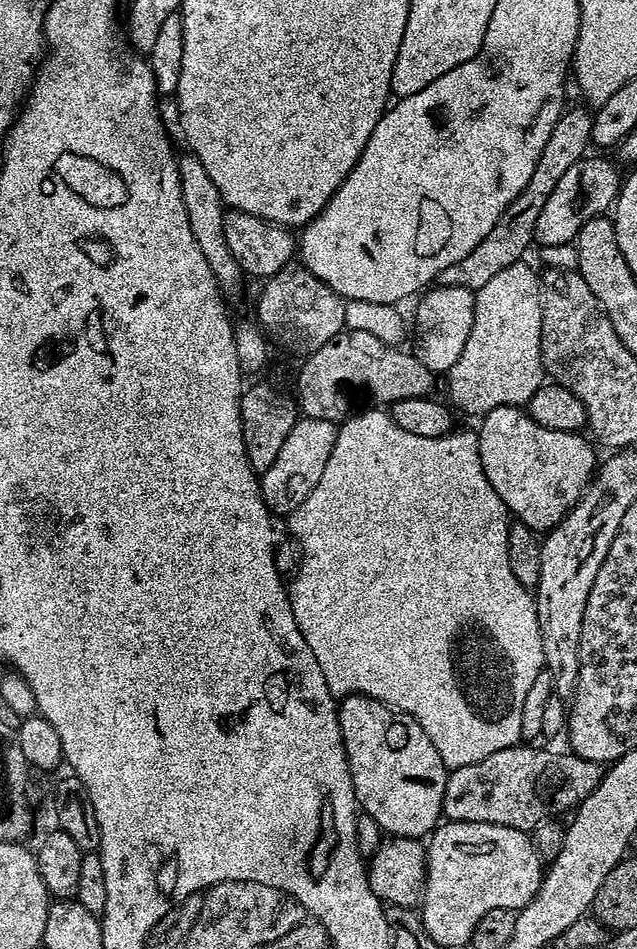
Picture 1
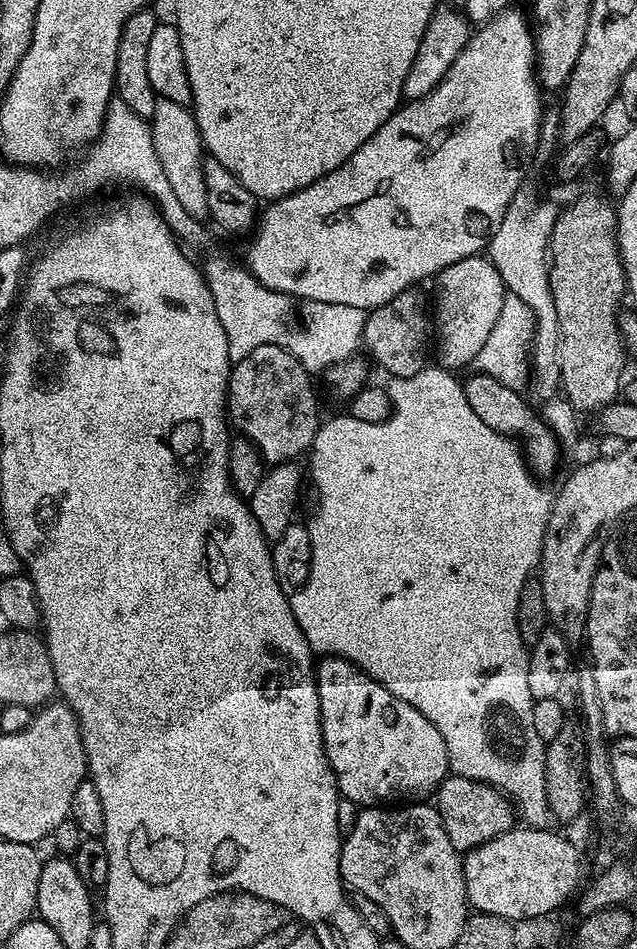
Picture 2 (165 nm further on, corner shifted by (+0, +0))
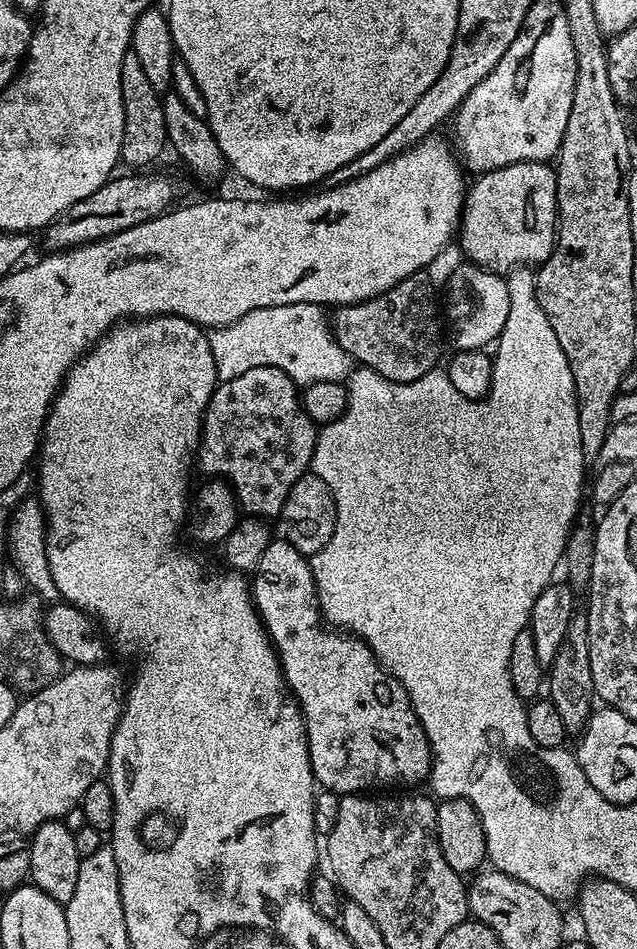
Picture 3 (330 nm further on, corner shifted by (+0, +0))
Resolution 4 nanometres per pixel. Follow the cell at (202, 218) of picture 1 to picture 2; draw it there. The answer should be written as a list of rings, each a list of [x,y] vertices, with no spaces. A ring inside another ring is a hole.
[[[157,99],[150,124],[152,124],[150,150],[158,154],[158,162],[162,162],[162,174],[166,174],[166,183],[170,186],[170,190],[174,190],[174,198],[182,202],[182,210],[186,210],[186,214],[197,218],[207,217],[208,203],[204,178],[206,153],[200,137],[200,127],[192,109],[178,106],[178,102]]]

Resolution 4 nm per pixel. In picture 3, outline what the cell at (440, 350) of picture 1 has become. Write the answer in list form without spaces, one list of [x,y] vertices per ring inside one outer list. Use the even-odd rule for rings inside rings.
[[[463,262],[448,276],[448,304],[446,300],[446,320],[452,323],[452,340],[456,343],[455,347],[461,352],[474,352],[477,350],[487,349],[489,346],[495,345],[502,334],[502,326],[506,326],[506,314],[510,311],[510,290],[508,289],[507,279],[501,273],[488,272],[485,268],[479,268],[476,264],[471,262]]]

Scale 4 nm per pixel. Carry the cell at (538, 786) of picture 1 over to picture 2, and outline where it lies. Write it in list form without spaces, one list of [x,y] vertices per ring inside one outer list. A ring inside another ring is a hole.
[[[445,776],[434,793],[434,806],[442,818],[442,826],[446,826],[446,835],[450,842],[454,842],[454,846],[462,854],[467,854],[478,845],[498,838],[503,832],[508,832],[514,827],[514,808],[509,797],[499,788],[492,788],[488,784],[465,776]]]

